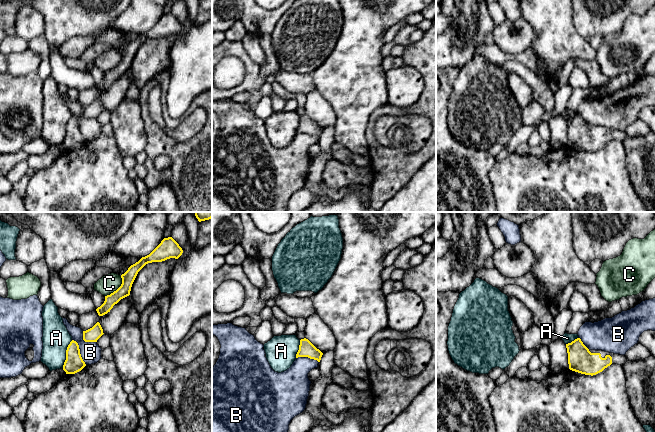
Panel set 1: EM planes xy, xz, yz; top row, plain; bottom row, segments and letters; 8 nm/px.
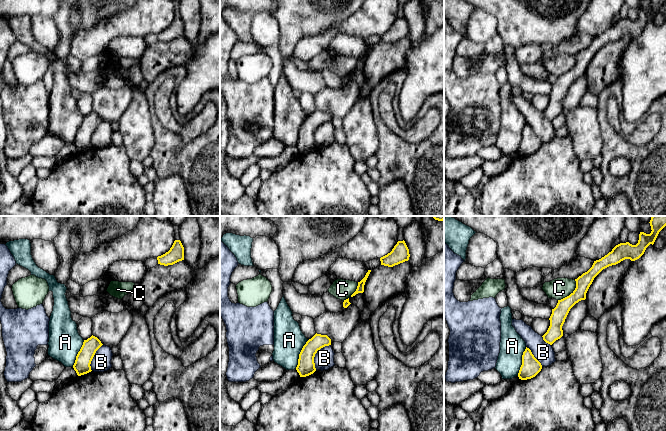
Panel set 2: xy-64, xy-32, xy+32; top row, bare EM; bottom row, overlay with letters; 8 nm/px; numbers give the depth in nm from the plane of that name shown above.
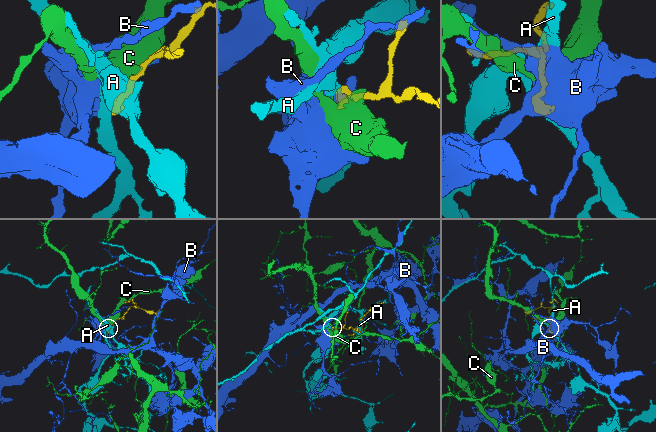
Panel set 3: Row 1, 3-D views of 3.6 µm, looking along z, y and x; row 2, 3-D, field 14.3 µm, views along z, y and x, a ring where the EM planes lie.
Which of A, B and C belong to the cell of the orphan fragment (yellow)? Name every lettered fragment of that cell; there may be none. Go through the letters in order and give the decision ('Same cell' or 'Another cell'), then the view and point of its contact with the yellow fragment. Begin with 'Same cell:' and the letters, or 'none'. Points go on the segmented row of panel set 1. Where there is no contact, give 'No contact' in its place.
Same cell: none
A: Another cell. Touches yellow at xy (66, 354)
B: Another cell. Touches yellow at xy (79, 351)
C: Another cell. Touches yellow at xy (118, 288)

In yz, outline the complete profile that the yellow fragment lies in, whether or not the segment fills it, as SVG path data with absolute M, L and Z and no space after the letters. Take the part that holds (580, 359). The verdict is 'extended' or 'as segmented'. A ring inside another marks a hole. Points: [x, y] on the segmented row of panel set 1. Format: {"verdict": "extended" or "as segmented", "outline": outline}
{"verdict": "extended", "outline": "M580 338L566 344L569 369L585 375L596 375L611 364L623 366L625 355L614 354L602 350L589 350Z"}

